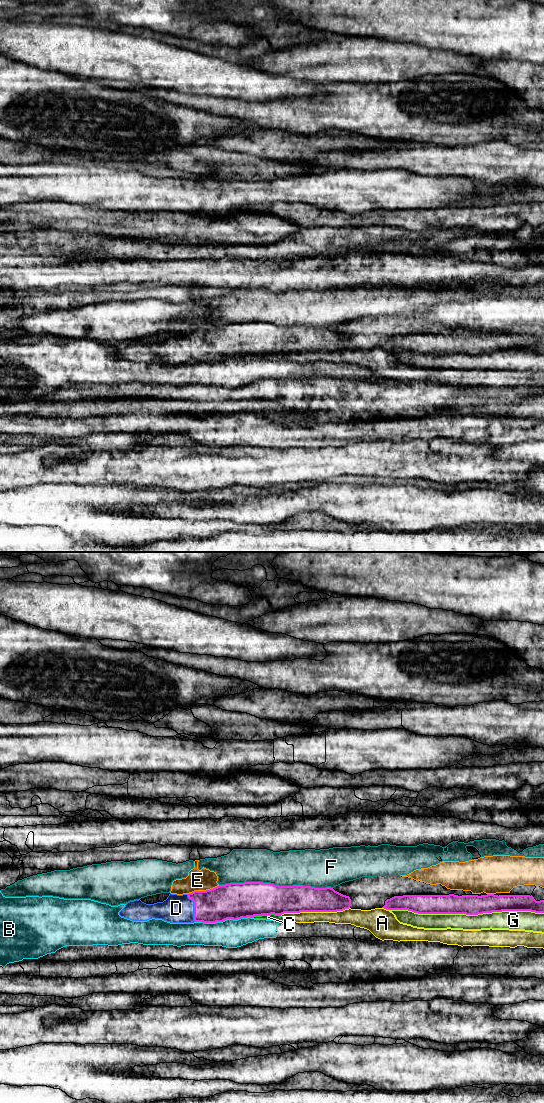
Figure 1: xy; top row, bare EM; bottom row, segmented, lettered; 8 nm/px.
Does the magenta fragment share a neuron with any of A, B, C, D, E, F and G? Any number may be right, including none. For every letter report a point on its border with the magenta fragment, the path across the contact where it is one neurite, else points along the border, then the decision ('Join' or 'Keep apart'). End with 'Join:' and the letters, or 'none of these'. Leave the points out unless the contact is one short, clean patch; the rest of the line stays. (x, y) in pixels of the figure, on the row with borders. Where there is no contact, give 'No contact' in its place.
A: Touches magenta at xy (314, 911). Keep apart
B: Touches magenta at xy (223, 920). Keep apart
C: Touches magenta at xy (265, 914). Keep apart
D: Touches magenta at xy (194, 908). Join
E: Touches magenta at xy (203, 891). Keep apart
F: Touches magenta at xy (276, 885). Keep apart
G: Touches magenta at xy (466, 914). Keep apart
Join: D

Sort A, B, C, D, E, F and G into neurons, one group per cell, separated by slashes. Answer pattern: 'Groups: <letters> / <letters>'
Groups: A C / B / D / E / F / G

